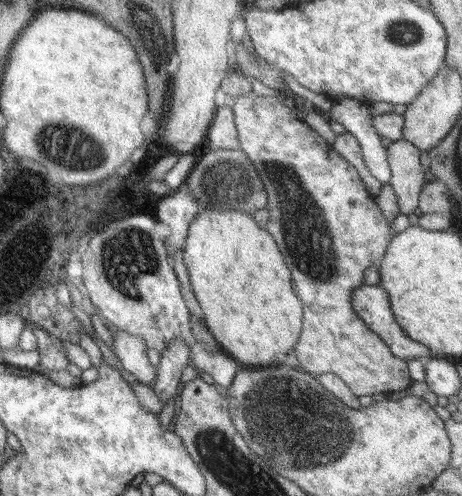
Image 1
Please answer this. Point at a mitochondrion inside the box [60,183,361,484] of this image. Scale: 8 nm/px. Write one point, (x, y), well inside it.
(294, 425)

